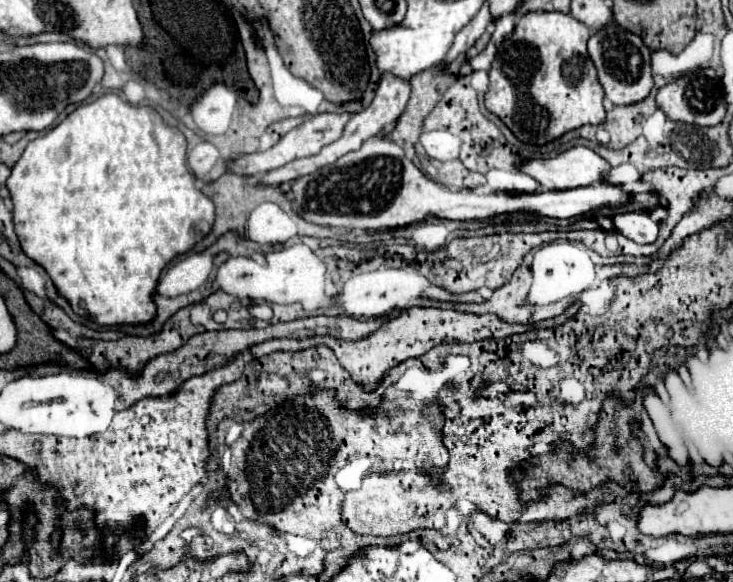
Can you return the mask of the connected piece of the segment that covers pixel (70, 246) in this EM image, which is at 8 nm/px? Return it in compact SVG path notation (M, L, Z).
M105 94L89 104L81 104L77 110L73 110L65 120L47 130L43 136L31 140L27 148L23 150L21 158L11 170L11 176L7 178L7 188L13 200L13 222L15 222L15 232L21 242L21 250L37 264L45 268L45 272L51 276L55 282L57 290L69 300L71 308L79 316L89 316L99 324L141 324L151 320L151 296L155 292L157 280L165 264L169 264L177 254L183 254L191 250L203 236L209 234L215 218L215 206L209 196L205 196L201 190L197 190L195 176L187 168L187 140L179 128L167 126L161 118L161 114L149 106L129 106L123 102L117 94Z

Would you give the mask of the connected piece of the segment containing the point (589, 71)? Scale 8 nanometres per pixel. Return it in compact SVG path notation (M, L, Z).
M527 12L523 14L511 36L503 40L489 70L489 90L485 94L485 106L497 114L507 128L523 142L545 144L561 134L579 128L583 124L603 122L603 88L597 80L593 62L587 58L589 30L583 22L563 12Z

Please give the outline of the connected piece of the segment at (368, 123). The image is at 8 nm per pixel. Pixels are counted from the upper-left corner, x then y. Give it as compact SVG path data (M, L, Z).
M385 74L385 76L381 78L381 82L379 82L379 88L377 88L377 94L375 94L371 106L365 108L363 112L355 114L355 116L347 122L347 128L343 130L343 136L341 136L339 140L335 140L333 144L325 146L325 148L323 148L319 154L315 154L315 156L301 158L301 160L293 160L291 164L285 164L283 168L277 168L277 170L271 170L271 172L267 172L265 176L259 176L257 180L263 182L263 184L279 184L279 186L285 186L289 180L297 180L299 176L317 172L319 168L323 168L323 166L327 166L327 164L333 164L333 162L335 162L337 158L341 158L343 154L353 152L353 150L359 150L369 138L379 136L387 126L391 126L391 124L399 118L399 114L403 112L407 100L409 100L409 94L411 94L411 86L409 86L407 80L399 80L399 78L395 78L395 76L387 76L387 74Z

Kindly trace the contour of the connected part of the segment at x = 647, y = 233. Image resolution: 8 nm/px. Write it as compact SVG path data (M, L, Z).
M625 212L625 214L617 214L613 218L613 224L617 232L621 232L623 236L639 244L647 244L647 242L655 242L657 238L659 232L657 218L659 216L653 212Z

